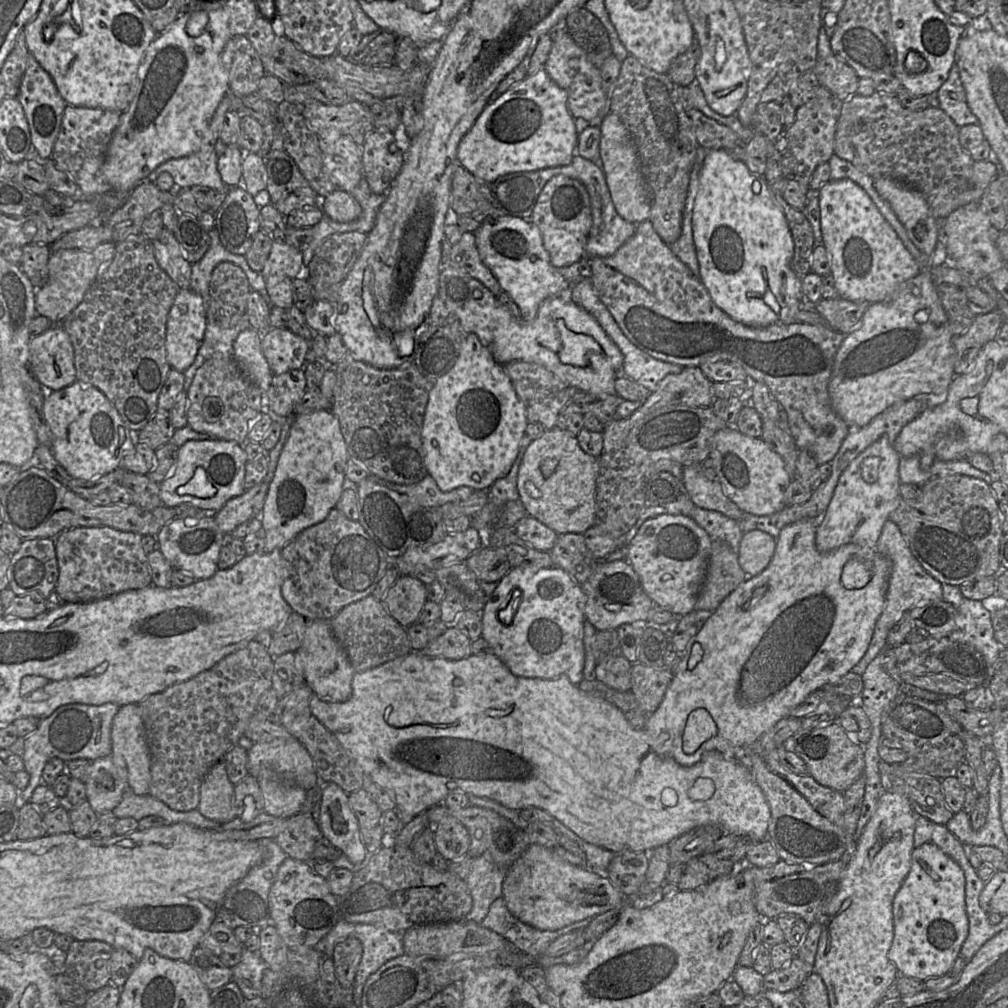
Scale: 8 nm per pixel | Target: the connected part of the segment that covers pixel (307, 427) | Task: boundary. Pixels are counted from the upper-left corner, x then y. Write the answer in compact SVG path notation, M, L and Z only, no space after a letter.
M330 410L294 415L259 516L265 531L265 553L282 550L304 529L325 520L344 489L355 487L346 477L349 455L338 418Z

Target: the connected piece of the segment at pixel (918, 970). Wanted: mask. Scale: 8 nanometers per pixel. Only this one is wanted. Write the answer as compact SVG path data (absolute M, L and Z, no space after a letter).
M923 844L911 854L911 868L893 900L894 937L888 952L900 975L926 980L949 971L968 936L969 920L965 903L965 876L962 868L934 844Z

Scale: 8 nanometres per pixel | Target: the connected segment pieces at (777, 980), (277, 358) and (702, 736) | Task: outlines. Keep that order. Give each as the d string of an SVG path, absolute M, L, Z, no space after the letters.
M794 956L780 969L772 969L764 975L764 990L788 992L800 989L806 978L814 972L814 966Z
M286 327L271 328L261 337L261 350L273 376L303 369L309 349L310 341Z
M697 708L688 715L683 733L683 751L694 752L702 743L716 734L717 725L704 708Z

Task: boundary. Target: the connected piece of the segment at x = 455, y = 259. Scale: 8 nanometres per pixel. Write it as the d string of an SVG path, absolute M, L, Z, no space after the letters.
M463 232L459 242L452 246L449 263L455 268L467 272L481 282L494 296L502 292L497 279L480 258L475 236L471 232Z

